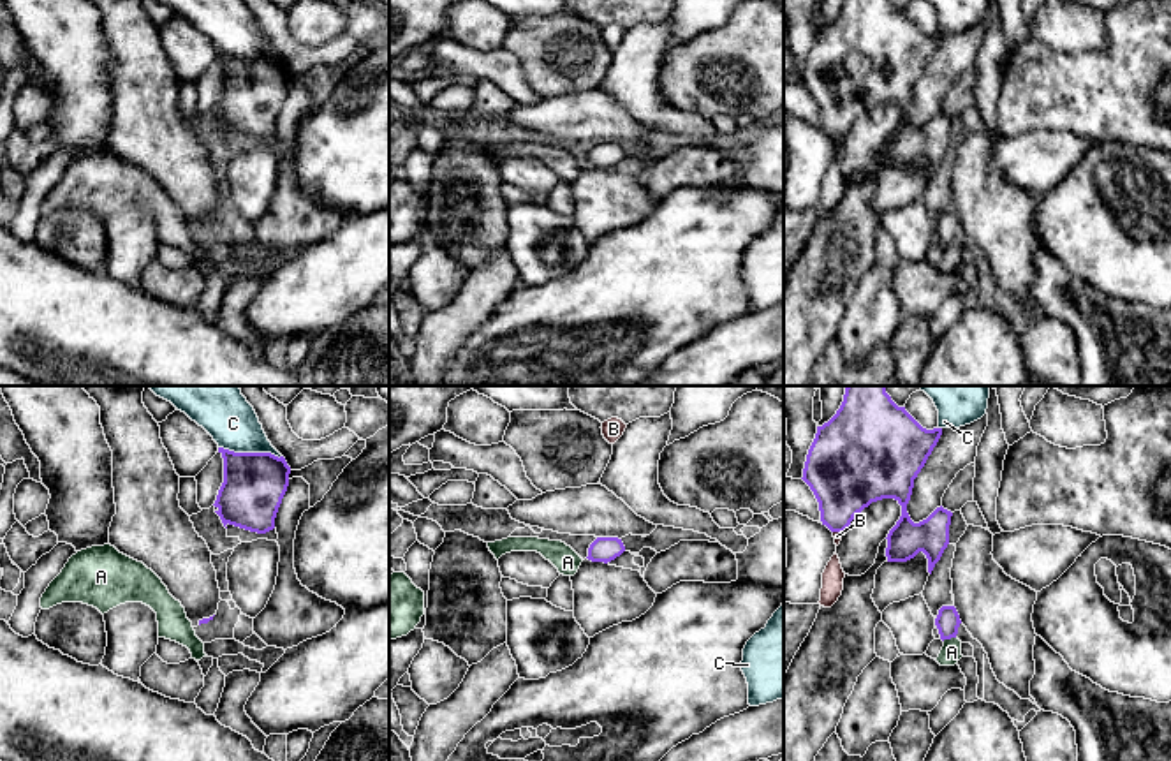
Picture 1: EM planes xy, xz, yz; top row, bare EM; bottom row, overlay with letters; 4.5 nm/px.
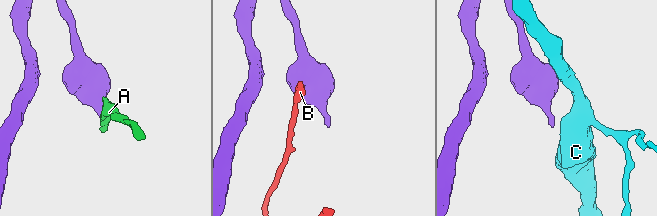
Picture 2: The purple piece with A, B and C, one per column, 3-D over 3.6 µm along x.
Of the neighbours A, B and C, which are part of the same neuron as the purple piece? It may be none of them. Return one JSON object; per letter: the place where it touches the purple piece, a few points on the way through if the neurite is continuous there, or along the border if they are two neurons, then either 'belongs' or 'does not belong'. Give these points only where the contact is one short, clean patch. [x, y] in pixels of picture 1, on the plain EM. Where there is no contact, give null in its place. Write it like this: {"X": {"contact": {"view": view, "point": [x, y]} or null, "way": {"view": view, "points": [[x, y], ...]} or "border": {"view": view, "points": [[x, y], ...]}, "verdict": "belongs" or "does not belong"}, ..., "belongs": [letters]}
{"A": {"contact": {"view": "yz", "point": [948, 243]}, "border": {"view": "yz", "points": [[955, 242], [942, 245]]}, "verdict": "does not belong"}, "B": {"contact": {"view": "yz", "point": [837, 136]}, "verdict": "does not belong"}, "C": {"contact": {"view": "xy", "point": [250, 59]}, "verdict": "does not belong"}, "belongs": []}

